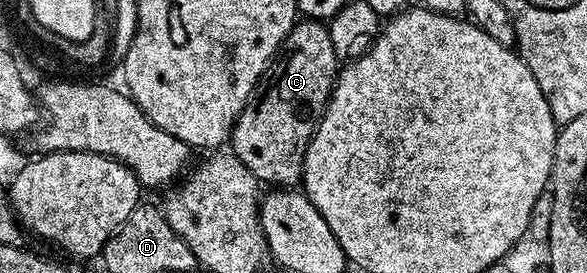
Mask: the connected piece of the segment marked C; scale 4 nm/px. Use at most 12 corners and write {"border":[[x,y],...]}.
{"border":[[295,22],[228,140],[259,184],[301,184],[340,61]]}

